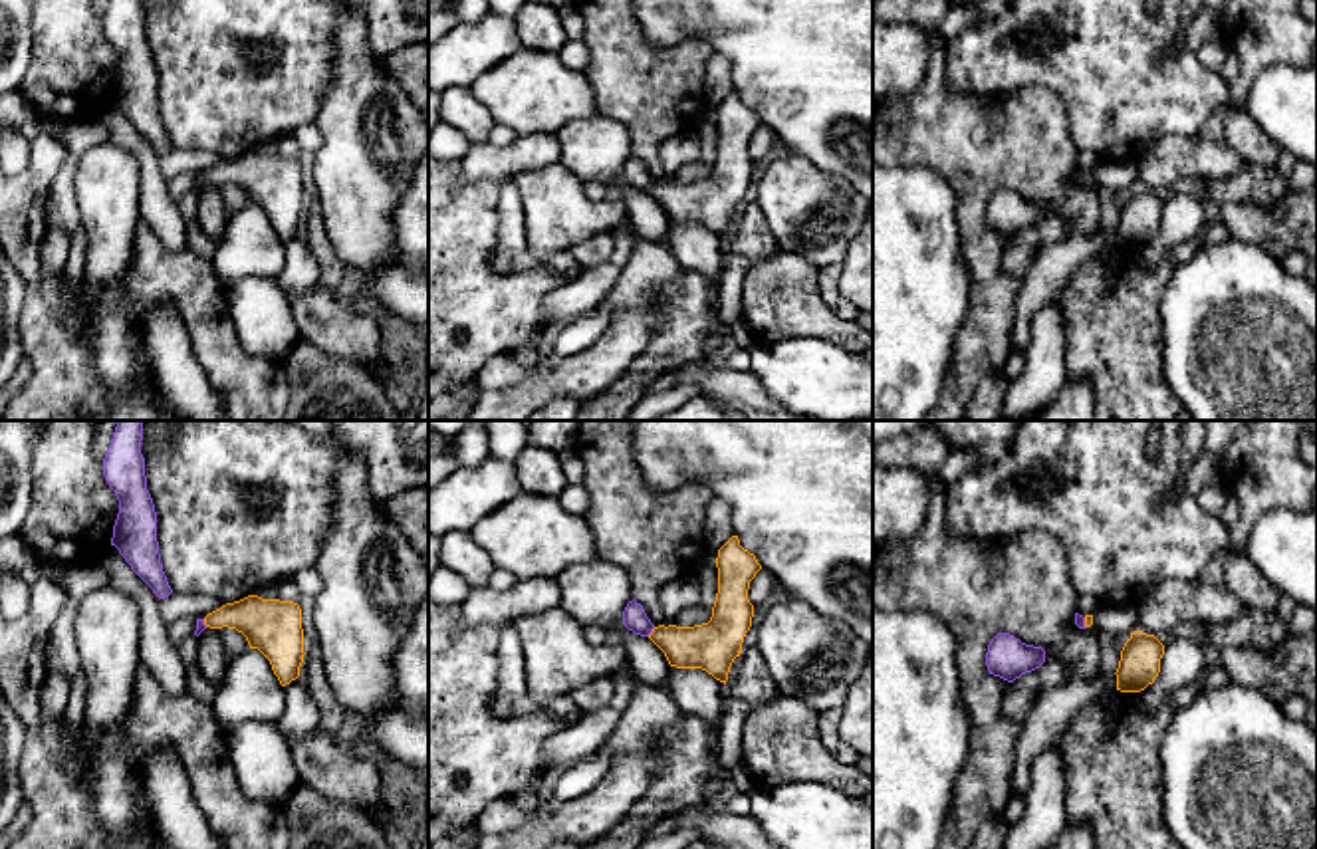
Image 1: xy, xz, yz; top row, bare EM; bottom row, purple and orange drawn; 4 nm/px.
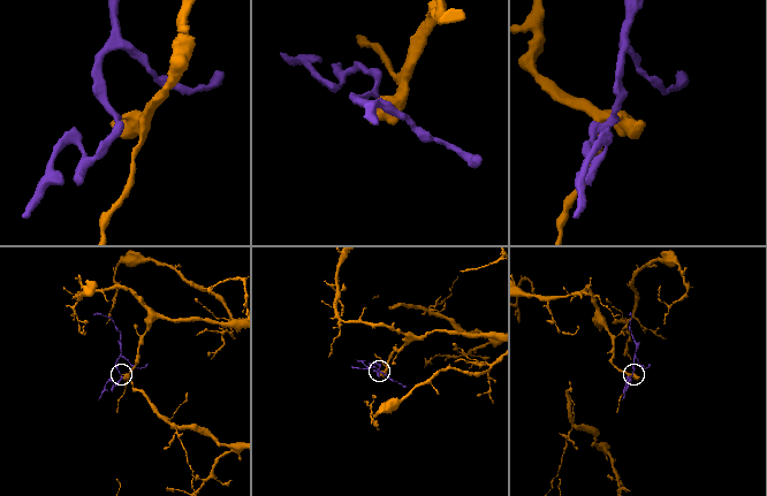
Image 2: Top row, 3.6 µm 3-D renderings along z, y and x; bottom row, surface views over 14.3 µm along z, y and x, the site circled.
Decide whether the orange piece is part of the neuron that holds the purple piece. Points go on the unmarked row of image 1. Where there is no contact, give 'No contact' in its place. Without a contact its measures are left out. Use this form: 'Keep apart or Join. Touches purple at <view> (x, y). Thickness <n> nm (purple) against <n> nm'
Join. Touches purple at xz (651, 187). Thickness 100 nm (purple) against 190 nm

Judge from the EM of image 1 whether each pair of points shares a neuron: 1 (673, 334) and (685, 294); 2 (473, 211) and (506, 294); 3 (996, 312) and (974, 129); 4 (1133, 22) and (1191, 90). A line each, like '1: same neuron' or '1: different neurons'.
1: same neuron
2: same neuron
3: same neuron
4: same neuron

